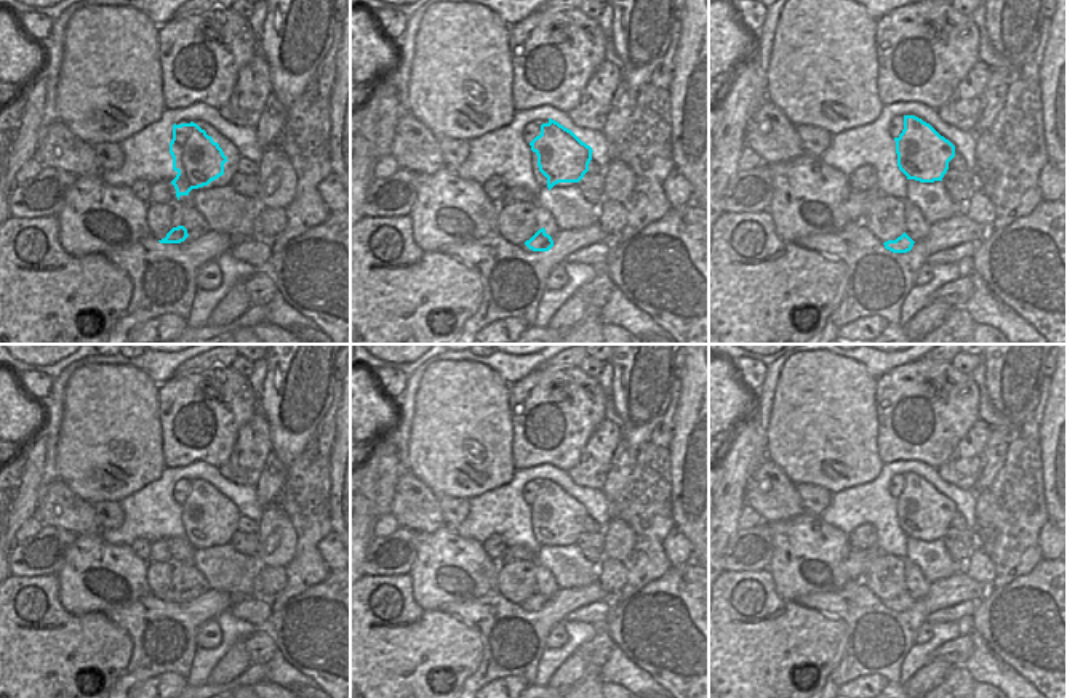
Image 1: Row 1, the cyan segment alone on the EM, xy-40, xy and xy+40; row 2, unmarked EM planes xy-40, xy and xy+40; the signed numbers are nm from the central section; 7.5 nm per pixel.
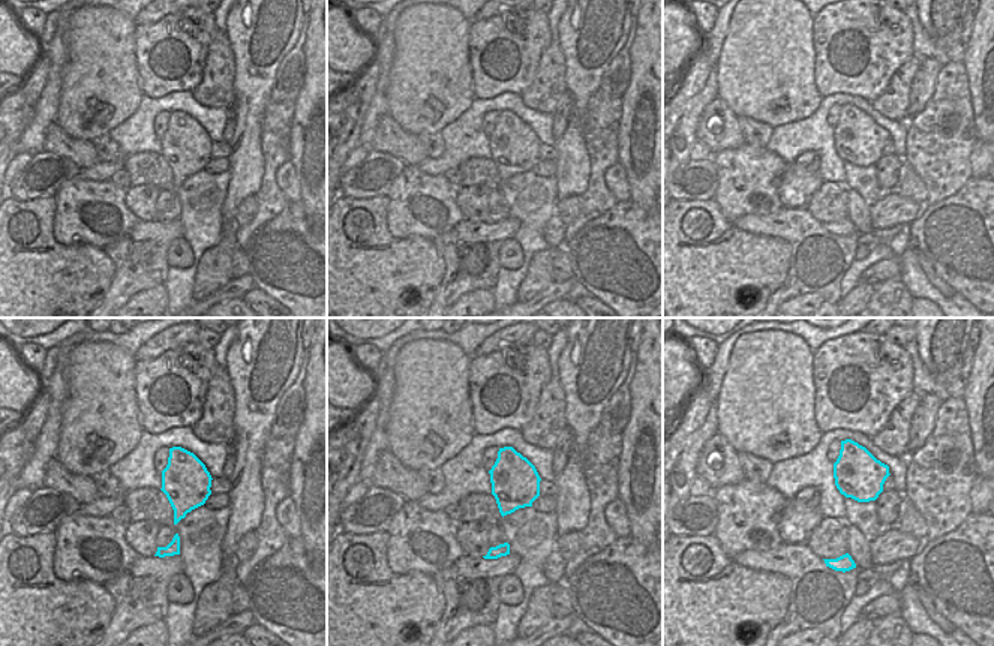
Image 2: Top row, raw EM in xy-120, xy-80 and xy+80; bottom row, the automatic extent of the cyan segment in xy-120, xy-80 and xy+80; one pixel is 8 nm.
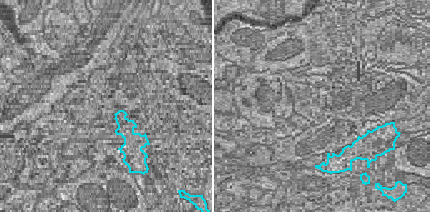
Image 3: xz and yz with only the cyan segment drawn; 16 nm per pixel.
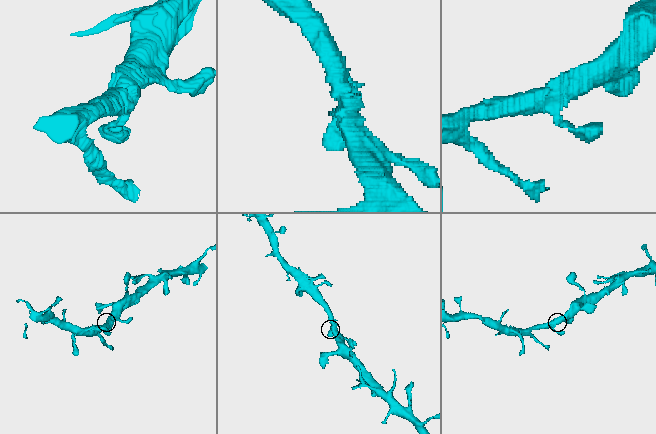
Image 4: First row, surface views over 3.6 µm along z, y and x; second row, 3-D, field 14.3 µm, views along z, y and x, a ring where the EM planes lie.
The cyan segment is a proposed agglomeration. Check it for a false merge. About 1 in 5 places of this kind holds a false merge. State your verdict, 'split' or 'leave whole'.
leave whole

